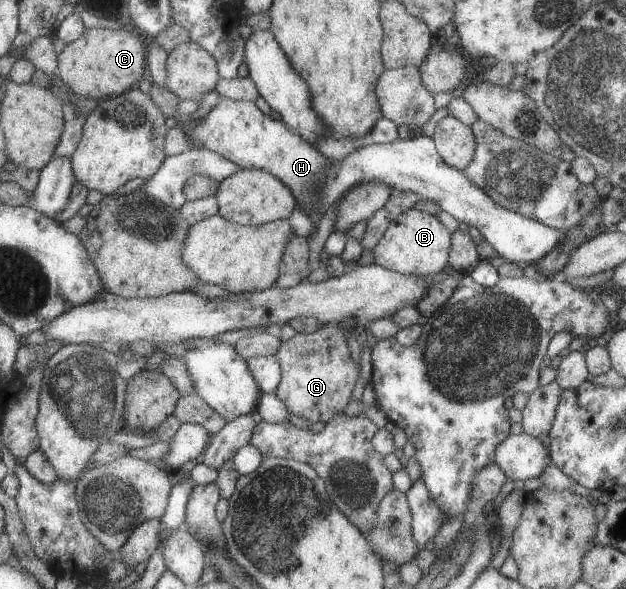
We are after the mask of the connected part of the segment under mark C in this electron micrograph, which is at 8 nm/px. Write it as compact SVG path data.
M88 28L77 41L67 44L64 51L58 55L59 77L64 86L84 98L100 101L123 95L137 87L138 82L143 79L147 53L148 41L133 35L127 28L116 31Z

